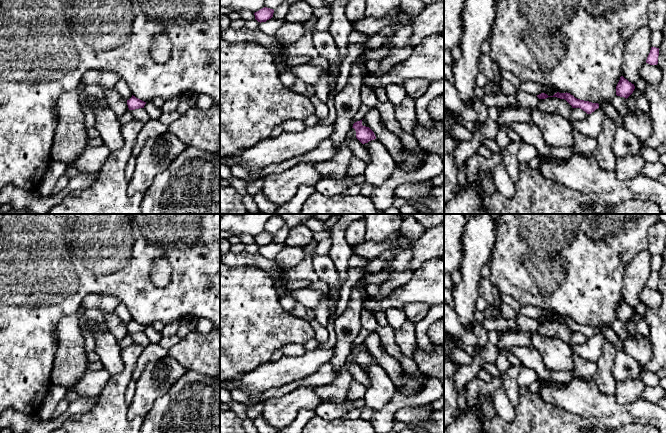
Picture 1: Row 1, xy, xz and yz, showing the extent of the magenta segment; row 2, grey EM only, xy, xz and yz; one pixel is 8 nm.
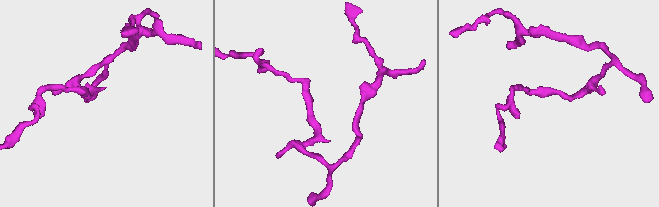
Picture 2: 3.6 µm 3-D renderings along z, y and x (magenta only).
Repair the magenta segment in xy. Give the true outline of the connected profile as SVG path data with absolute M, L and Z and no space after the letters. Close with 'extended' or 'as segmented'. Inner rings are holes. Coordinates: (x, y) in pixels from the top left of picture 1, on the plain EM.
M133 319L129 324L127 324L127 329L128 329L129 334L144 332L145 328L146 326L136 322Z; as segmented

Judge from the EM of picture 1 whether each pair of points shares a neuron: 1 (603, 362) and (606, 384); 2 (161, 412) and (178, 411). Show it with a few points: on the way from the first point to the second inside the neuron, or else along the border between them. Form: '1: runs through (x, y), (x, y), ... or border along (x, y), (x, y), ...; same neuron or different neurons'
1: runs through (605, 367), (605, 379); same neuron
2: runs through (165, 412), (174, 412); same neuron

